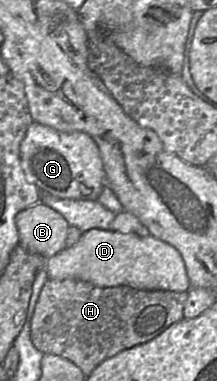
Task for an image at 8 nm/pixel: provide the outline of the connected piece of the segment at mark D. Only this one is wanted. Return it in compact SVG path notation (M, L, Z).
M92 228L78 242L47 259L48 278L77 279L98 287L127 285L142 290L182 292L191 288L184 260L172 245L152 235L122 233L112 229Z

